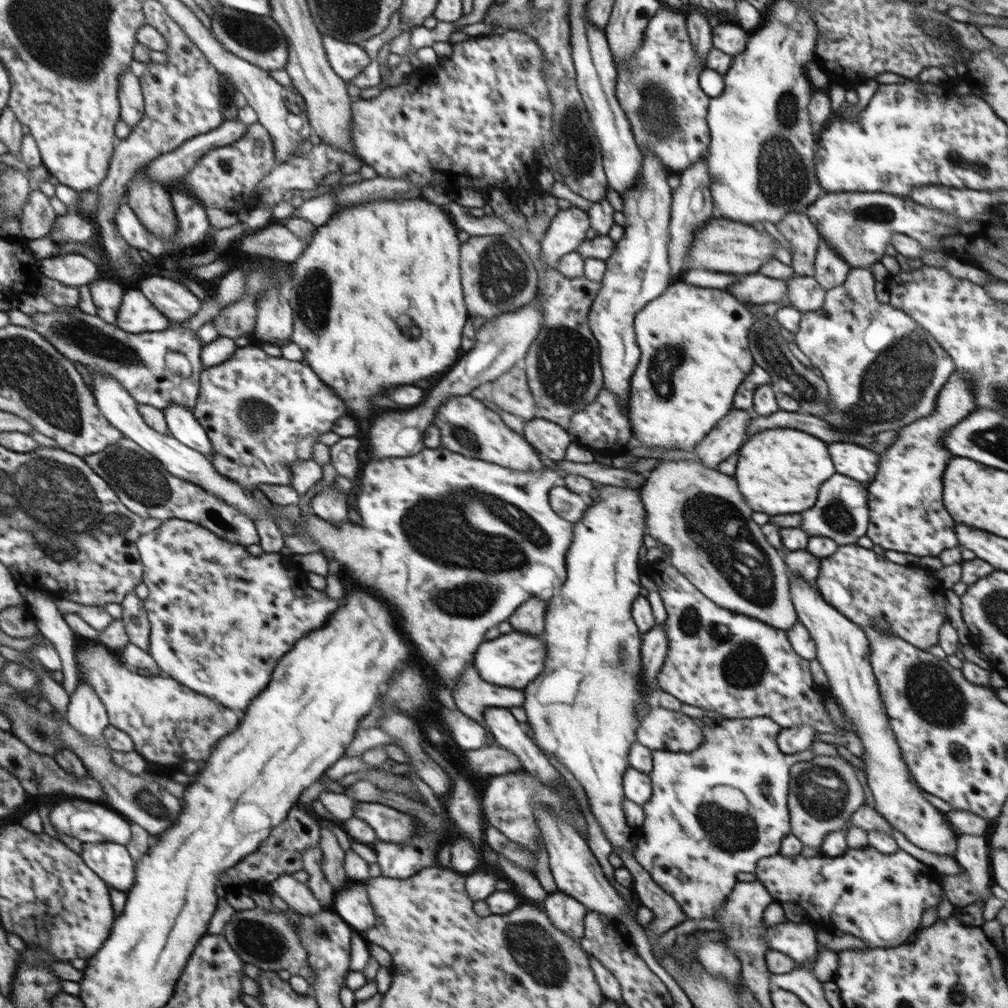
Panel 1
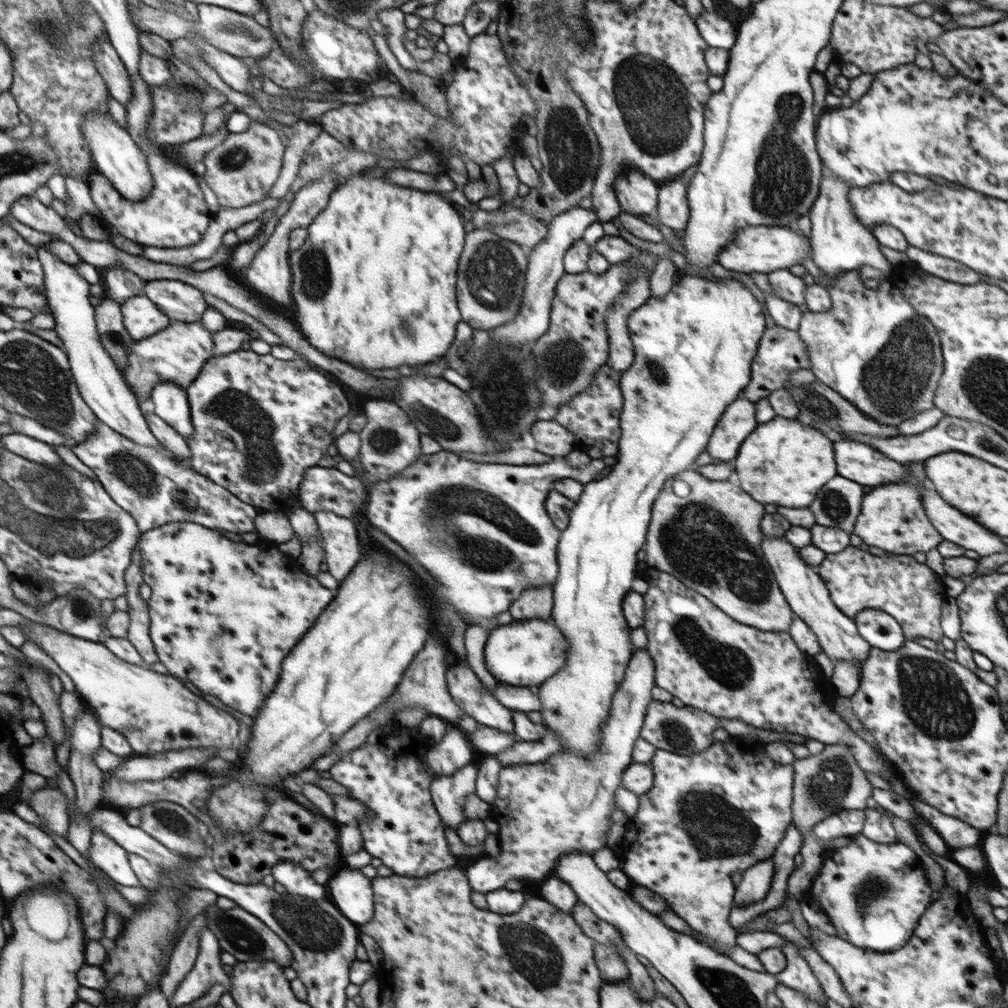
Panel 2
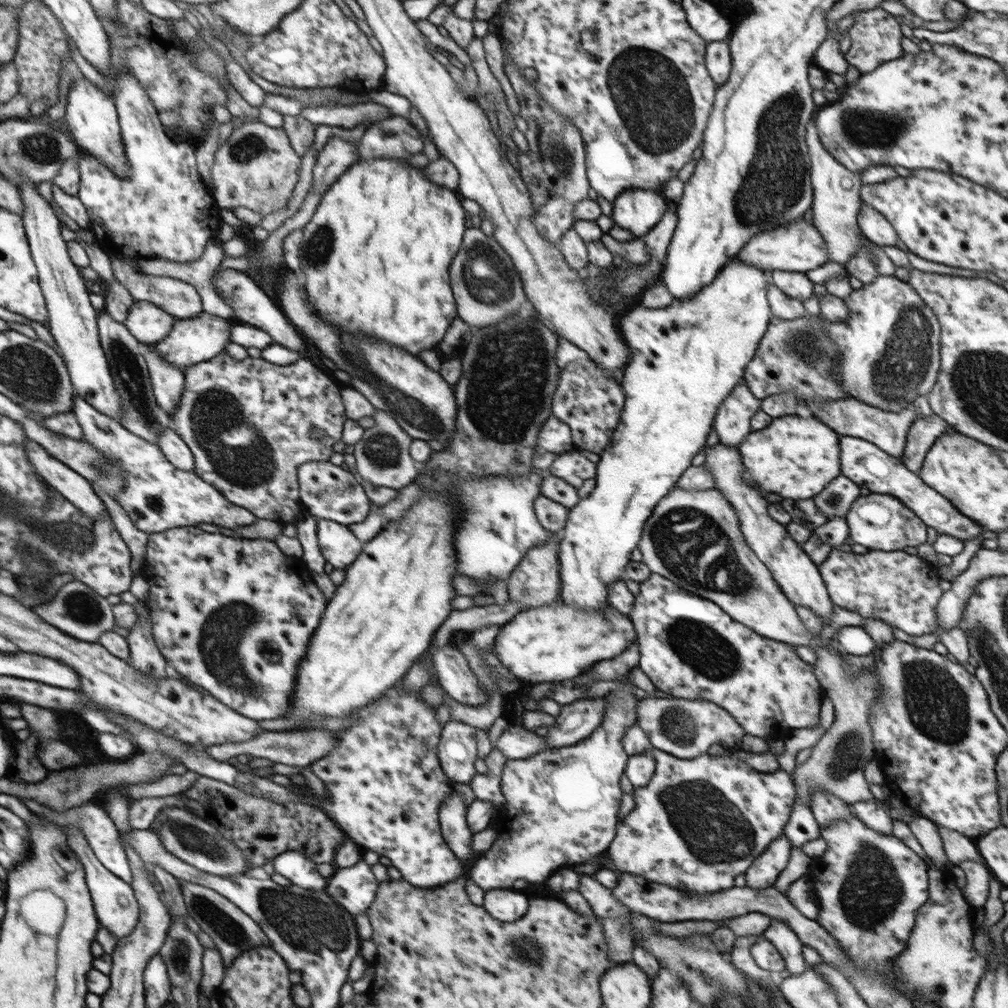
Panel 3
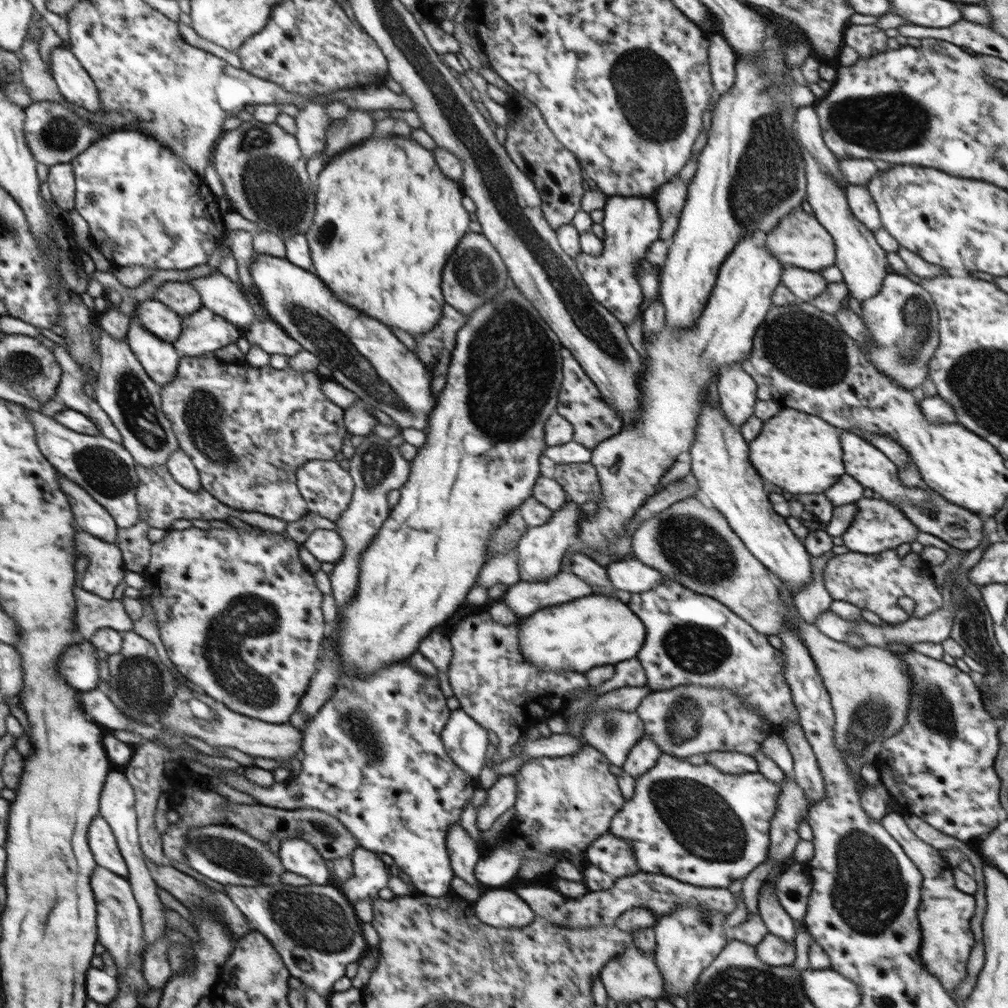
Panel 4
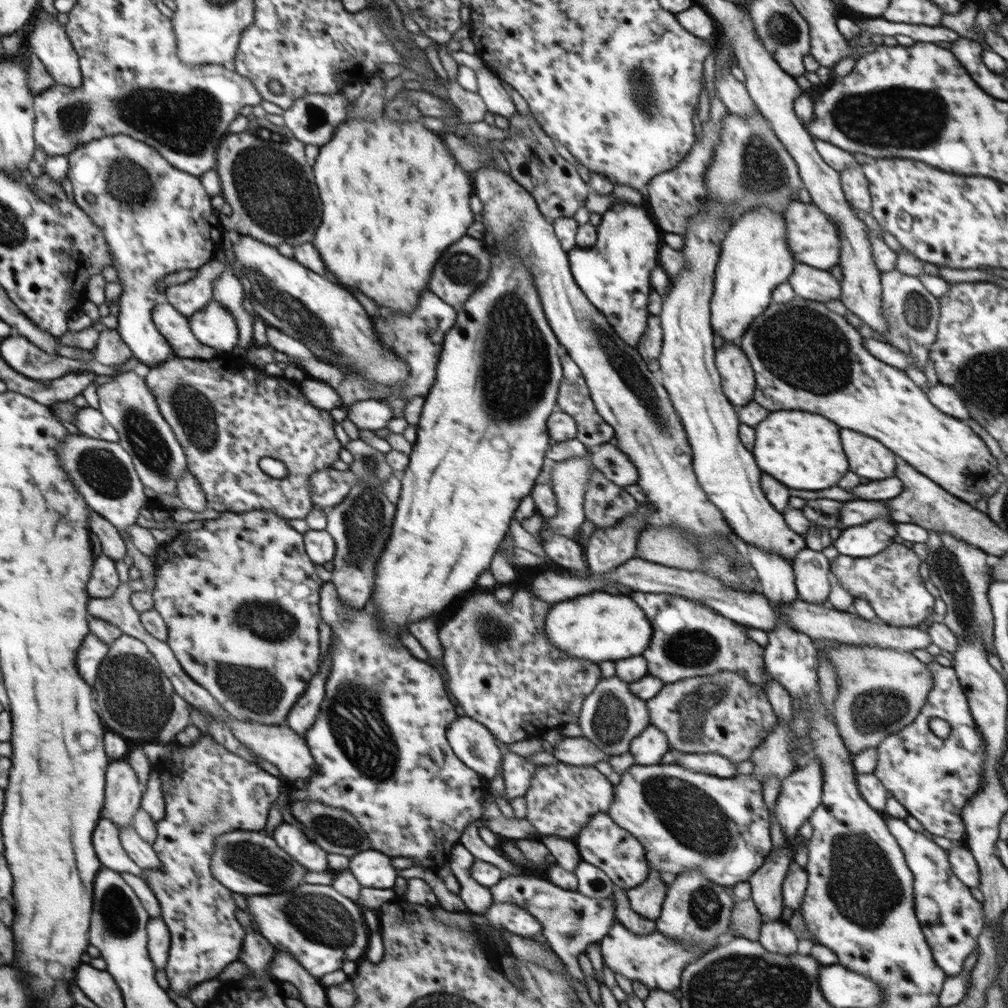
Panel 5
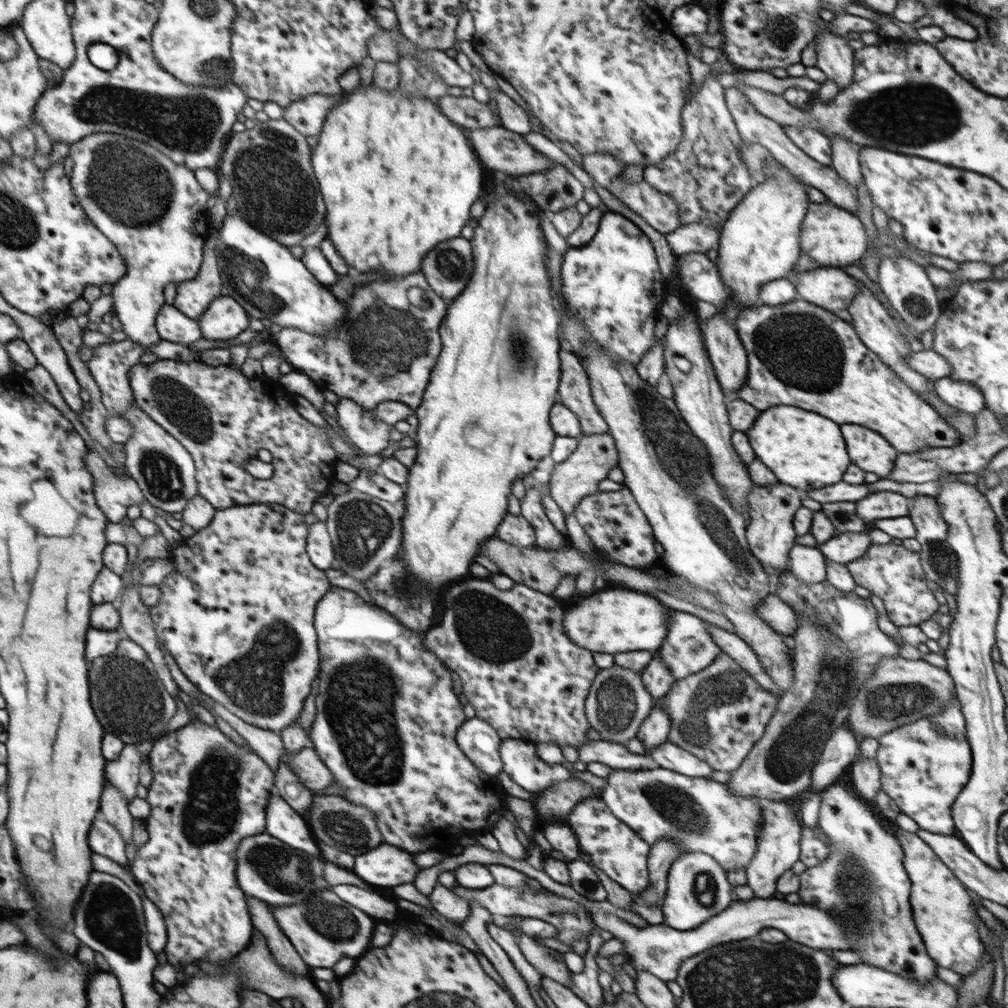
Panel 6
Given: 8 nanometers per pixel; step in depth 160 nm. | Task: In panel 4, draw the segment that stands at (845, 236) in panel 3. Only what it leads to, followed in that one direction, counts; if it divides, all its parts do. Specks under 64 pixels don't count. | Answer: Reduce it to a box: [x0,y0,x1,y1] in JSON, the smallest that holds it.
[794,105,849,188]

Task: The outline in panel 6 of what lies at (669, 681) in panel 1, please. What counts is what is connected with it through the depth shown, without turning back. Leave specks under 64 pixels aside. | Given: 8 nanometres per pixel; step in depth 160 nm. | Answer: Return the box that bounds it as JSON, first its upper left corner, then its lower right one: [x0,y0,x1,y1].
[656,609,723,680]

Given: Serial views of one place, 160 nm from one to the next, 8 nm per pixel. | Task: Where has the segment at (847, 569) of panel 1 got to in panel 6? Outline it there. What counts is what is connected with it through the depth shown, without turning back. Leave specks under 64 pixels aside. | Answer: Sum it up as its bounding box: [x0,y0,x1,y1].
[845,542,940,628]

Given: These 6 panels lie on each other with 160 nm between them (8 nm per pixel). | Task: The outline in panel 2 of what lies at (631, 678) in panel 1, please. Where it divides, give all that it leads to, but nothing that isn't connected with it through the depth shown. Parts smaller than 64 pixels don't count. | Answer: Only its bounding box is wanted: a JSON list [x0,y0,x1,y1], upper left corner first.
[534,277,766,757]

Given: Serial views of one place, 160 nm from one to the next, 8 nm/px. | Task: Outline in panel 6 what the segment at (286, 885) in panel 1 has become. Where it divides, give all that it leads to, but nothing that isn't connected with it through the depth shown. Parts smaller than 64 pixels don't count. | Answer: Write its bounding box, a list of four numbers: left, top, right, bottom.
[266,791,323,858]

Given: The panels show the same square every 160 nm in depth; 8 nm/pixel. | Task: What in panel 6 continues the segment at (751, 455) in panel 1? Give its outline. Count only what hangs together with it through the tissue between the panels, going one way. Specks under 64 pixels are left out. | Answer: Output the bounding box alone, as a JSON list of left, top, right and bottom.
[746,406,850,490]

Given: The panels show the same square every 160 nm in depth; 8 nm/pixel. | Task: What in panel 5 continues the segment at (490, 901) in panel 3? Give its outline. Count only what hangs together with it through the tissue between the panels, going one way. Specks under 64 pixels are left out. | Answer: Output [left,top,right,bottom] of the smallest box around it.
[483,902,543,938]

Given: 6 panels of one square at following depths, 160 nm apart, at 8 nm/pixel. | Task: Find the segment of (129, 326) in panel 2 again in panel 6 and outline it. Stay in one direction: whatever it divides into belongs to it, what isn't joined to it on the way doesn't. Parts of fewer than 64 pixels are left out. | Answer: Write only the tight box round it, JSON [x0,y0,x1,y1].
[157,303,203,345]

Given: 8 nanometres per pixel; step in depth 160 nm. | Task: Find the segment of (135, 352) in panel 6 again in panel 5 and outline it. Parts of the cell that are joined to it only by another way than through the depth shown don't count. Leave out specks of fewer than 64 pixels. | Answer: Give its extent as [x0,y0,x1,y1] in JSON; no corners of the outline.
[95,328,133,366]

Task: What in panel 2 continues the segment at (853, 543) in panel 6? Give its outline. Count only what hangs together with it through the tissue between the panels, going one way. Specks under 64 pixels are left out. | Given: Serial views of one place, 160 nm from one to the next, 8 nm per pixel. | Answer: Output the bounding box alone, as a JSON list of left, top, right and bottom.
[853,461,944,556]

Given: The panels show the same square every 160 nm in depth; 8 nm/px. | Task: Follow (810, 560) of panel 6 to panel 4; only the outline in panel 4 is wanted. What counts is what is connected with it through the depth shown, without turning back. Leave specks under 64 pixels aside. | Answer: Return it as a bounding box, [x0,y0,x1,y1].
[793,552,835,625]

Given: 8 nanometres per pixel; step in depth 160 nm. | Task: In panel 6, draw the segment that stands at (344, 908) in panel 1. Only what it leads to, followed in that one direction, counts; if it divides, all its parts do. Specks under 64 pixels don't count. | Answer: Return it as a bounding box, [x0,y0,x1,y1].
[354,842,418,886]

